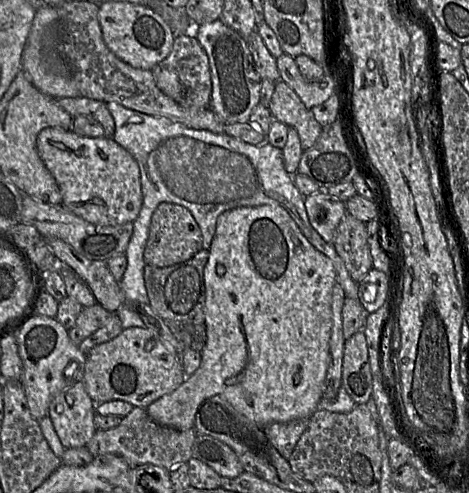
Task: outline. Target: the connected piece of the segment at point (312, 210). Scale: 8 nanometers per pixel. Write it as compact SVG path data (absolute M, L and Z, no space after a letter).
M318 191L306 196L304 204L312 227L324 241L332 243L335 231L346 215L345 203L326 191Z

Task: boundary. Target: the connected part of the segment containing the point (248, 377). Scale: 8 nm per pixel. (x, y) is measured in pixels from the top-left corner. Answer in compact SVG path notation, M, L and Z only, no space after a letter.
M261 205L257 207L239 207L223 212L216 223L216 231L209 248L209 257L204 268L205 303L204 313L206 321L207 339L201 352L199 368L173 392L166 394L152 404L146 411L156 423L178 430L194 428L196 413L204 400L215 395L225 398L238 412L264 427L271 423L285 423L299 419L309 419L318 409L323 398L327 370L330 364L329 341L332 328L331 300L332 290L337 282L334 263L327 256L319 252L303 235L289 213L280 206Z

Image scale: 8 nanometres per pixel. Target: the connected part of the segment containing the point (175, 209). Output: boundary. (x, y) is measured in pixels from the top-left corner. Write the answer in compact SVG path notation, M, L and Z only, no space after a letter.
M160 203L151 218L144 249L145 263L159 268L168 267L191 259L202 249L201 230L191 212L178 204Z

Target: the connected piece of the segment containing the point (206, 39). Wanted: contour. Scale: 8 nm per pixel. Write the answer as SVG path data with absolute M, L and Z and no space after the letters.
M221 19L199 25L196 38L208 56L212 82L211 110L224 124L249 122L253 109L260 103L262 79L253 67L246 40Z

